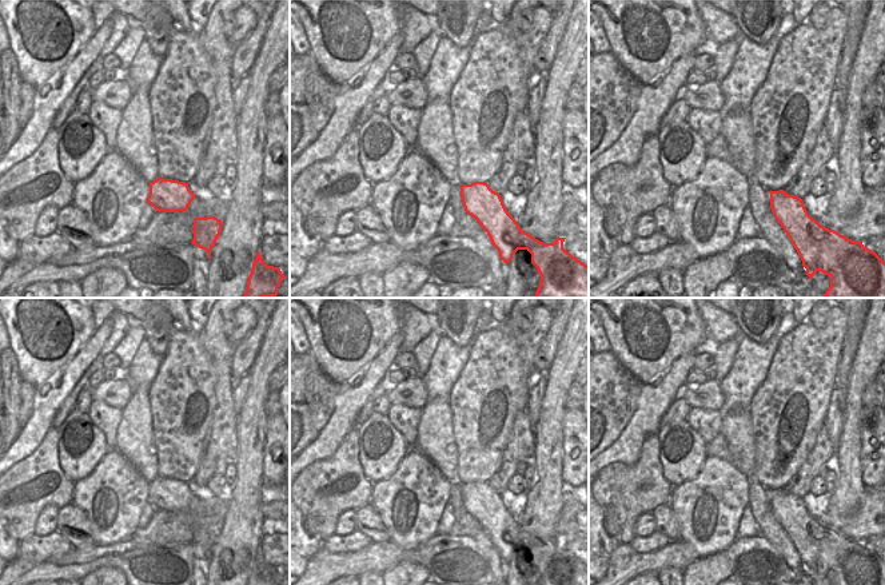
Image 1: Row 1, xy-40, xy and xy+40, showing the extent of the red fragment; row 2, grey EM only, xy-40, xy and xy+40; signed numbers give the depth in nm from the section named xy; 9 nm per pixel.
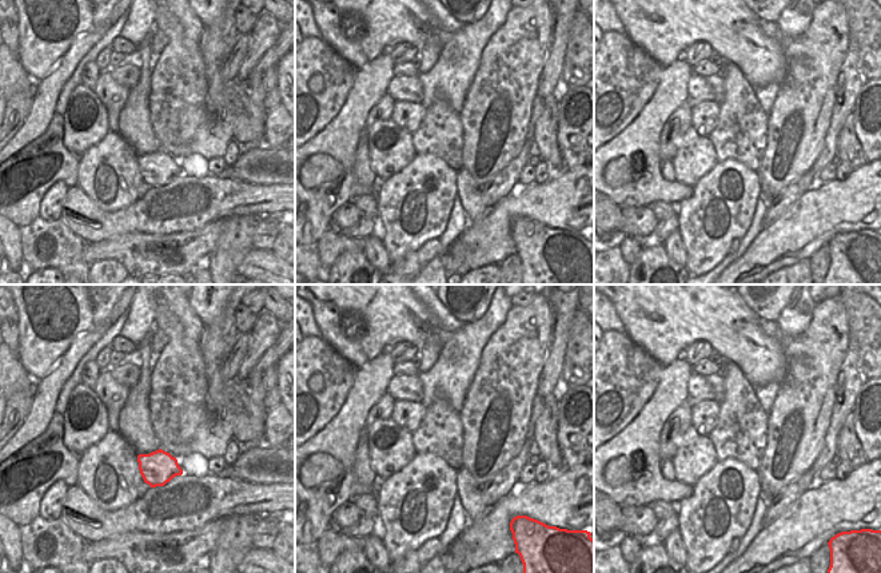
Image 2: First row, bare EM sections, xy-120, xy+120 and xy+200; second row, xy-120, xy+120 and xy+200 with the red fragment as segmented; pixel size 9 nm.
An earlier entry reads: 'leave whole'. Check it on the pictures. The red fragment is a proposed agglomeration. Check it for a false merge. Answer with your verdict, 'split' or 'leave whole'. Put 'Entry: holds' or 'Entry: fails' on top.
Entry: holds
leave whole

